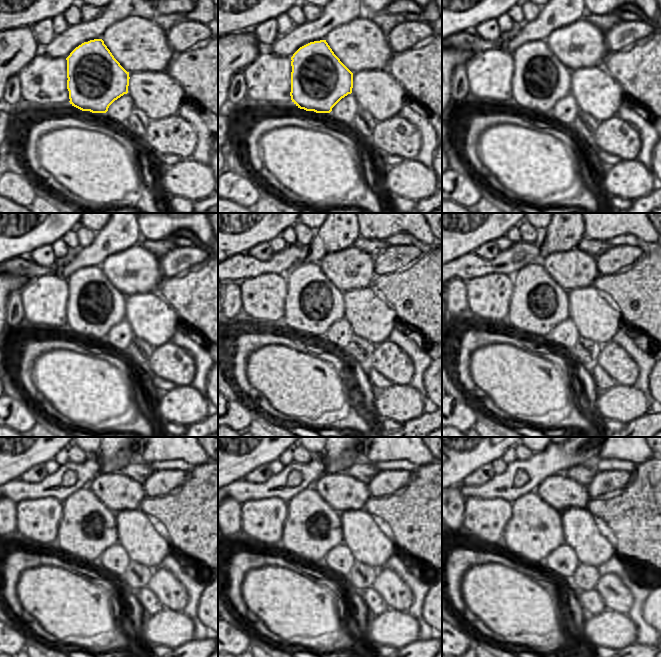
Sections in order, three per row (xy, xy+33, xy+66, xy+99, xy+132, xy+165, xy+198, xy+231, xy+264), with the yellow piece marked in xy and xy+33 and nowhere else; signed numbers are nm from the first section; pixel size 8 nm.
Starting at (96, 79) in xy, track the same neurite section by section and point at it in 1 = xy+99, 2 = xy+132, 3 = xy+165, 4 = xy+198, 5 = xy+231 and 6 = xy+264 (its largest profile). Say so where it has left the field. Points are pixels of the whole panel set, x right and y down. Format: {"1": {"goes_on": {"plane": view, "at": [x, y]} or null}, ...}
{"1": {"goes_on": {"plane": "xy+99", "at": [95, 305]}}, "2": {"goes_on": {"plane": "xy+132", "at": [314, 304]}}, "3": {"goes_on": {"plane": "xy+165", "at": [539, 304]}}, "4": {"goes_on": {"plane": "xy+198", "at": [88, 528]}}, "5": {"goes_on": {"plane": "xy+231", "at": [313, 528]}}, "6": {"goes_on": {"plane": "xy+264", "at": [535, 530]}}}

